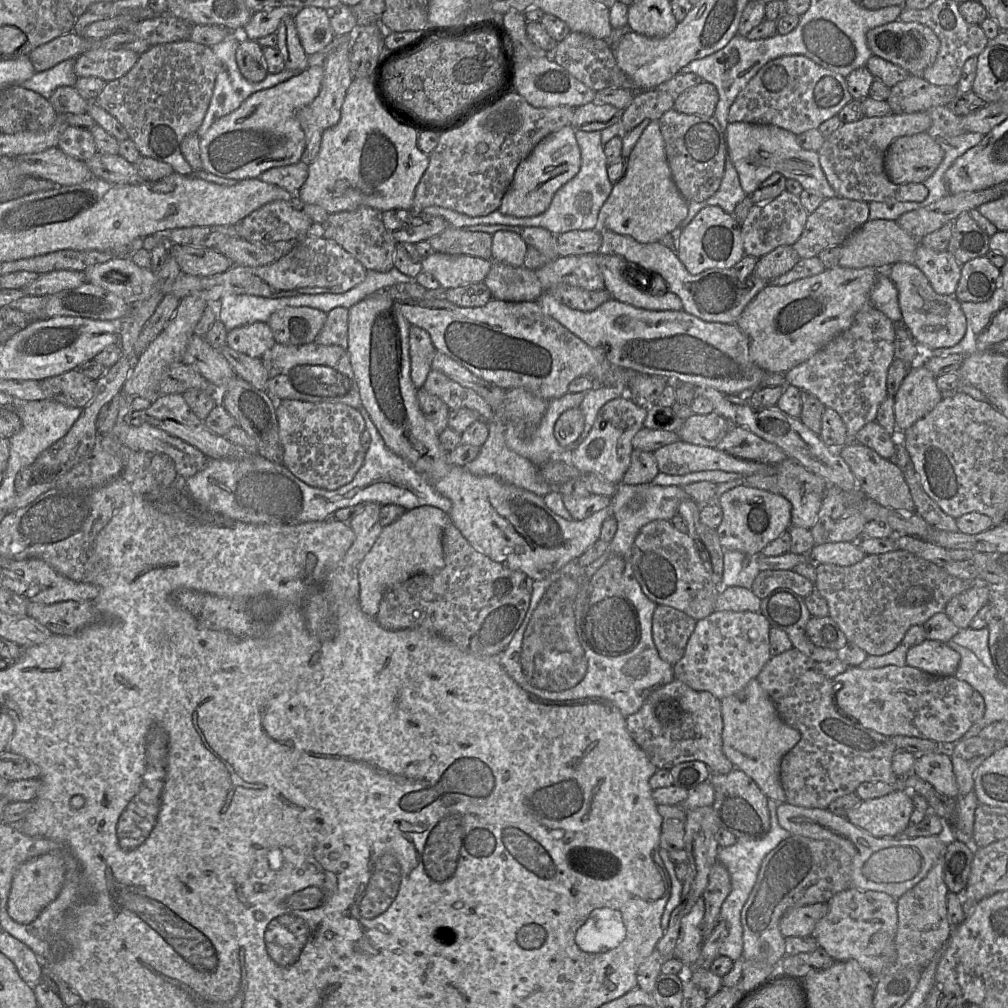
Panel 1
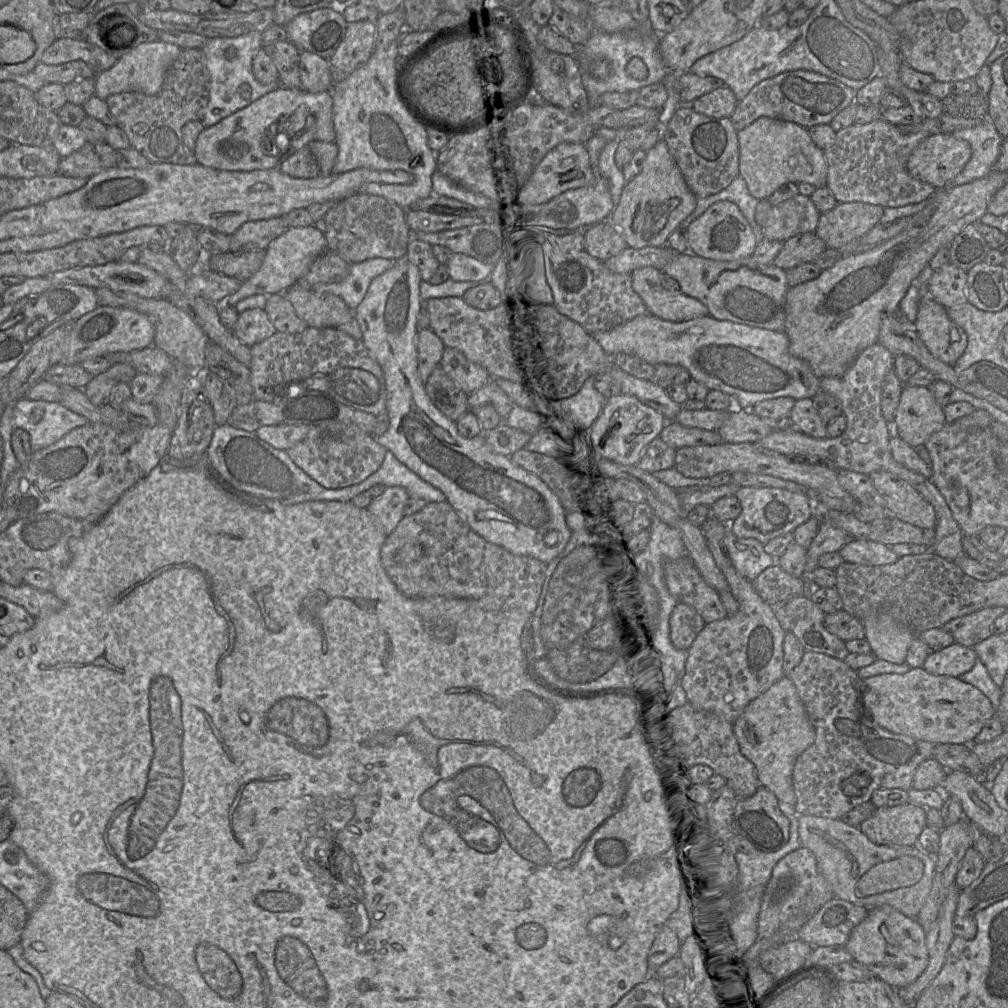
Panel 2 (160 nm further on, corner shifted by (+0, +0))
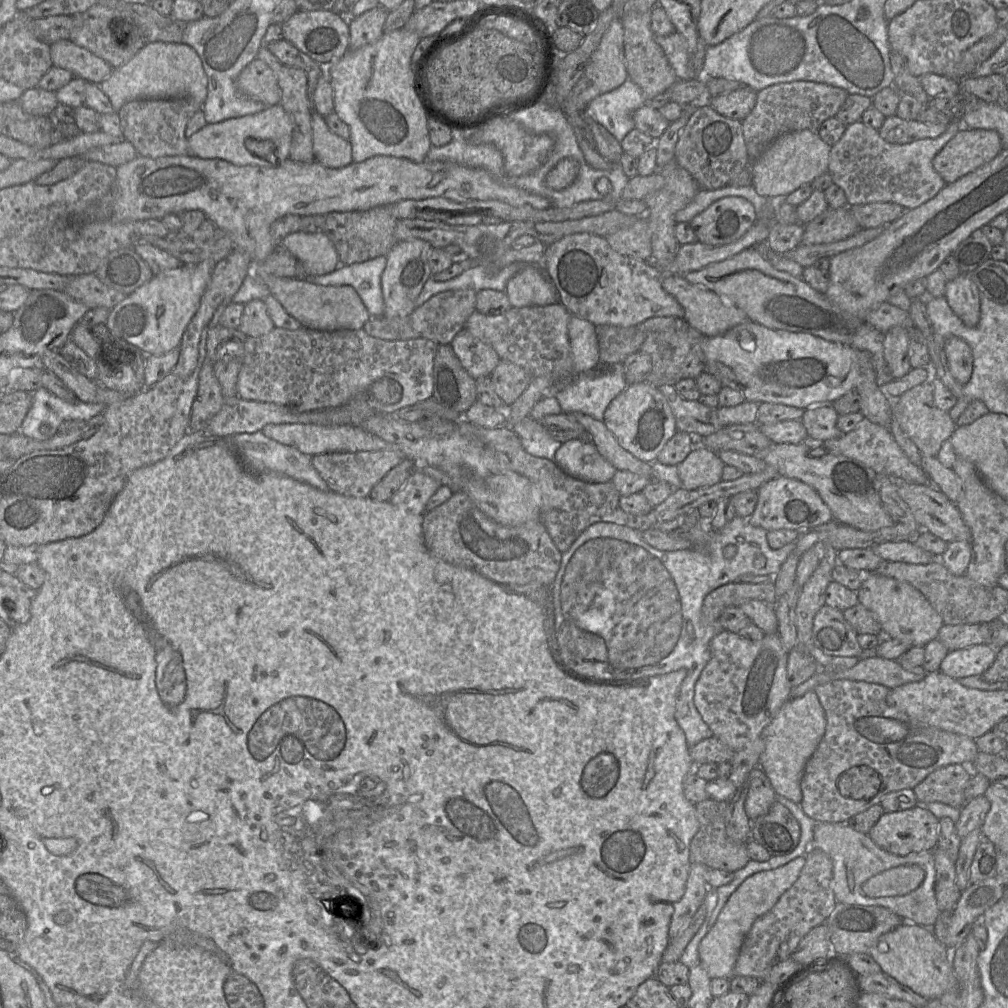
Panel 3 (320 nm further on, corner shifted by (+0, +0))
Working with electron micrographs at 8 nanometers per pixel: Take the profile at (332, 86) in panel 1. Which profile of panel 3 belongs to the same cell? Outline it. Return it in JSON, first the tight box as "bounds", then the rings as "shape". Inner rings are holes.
{"bounds":[349,7,388,50],"shape":[[[376,7],[352,18],[349,21],[349,50],[357,50],[378,41],[384,34],[388,13],[383,7]]]}

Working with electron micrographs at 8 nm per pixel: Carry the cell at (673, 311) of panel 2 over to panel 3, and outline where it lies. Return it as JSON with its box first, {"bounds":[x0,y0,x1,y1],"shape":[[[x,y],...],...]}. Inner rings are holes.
{"bounds":[663,275,748,336],"shape":[[[664,275],[663,289],[672,295],[684,309],[684,320],[704,336],[717,336],[730,328],[748,320],[745,312],[701,285],[689,283],[685,277],[679,275]]]}

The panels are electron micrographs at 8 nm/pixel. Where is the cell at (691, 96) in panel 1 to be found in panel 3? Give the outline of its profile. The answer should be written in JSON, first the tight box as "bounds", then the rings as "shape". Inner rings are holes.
{"bounds":[708,87,757,121],"shape":[[[742,87],[728,94],[712,97],[708,104],[724,117],[742,121],[754,108],[757,92],[748,87]]]}

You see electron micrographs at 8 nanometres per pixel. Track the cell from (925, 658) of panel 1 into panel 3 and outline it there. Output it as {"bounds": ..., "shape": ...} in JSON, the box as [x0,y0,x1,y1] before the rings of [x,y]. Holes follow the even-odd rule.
{"bounds":[938,644,996,680],"shape":[[[986,644],[948,651],[938,672],[954,680],[981,676],[992,665],[995,656],[996,651]]]}

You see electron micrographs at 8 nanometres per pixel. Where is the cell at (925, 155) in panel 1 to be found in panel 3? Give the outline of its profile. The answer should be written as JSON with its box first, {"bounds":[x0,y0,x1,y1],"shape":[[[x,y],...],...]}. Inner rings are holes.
{"bounds":[932,129,1002,184],"shape":[[[962,129],[938,152],[932,164],[949,184],[985,165],[1002,150],[996,131]]]}

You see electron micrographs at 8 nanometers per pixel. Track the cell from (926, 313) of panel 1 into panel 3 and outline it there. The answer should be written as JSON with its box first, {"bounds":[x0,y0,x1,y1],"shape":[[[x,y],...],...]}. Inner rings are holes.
{"bounds":[943,336,973,386],"shape":[[[953,336],[945,340],[943,350],[954,379],[962,386],[968,383],[973,369],[970,346],[961,338]]]}

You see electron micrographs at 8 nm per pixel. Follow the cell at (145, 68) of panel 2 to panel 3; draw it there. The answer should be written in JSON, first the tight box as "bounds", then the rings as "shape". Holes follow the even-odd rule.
{"bounds":[99,42,208,112],"shape":[[[150,42],[124,65],[113,69],[99,84],[109,97],[115,112],[127,102],[139,99],[190,98],[203,105],[207,97],[208,77],[197,52],[184,43]]]}

